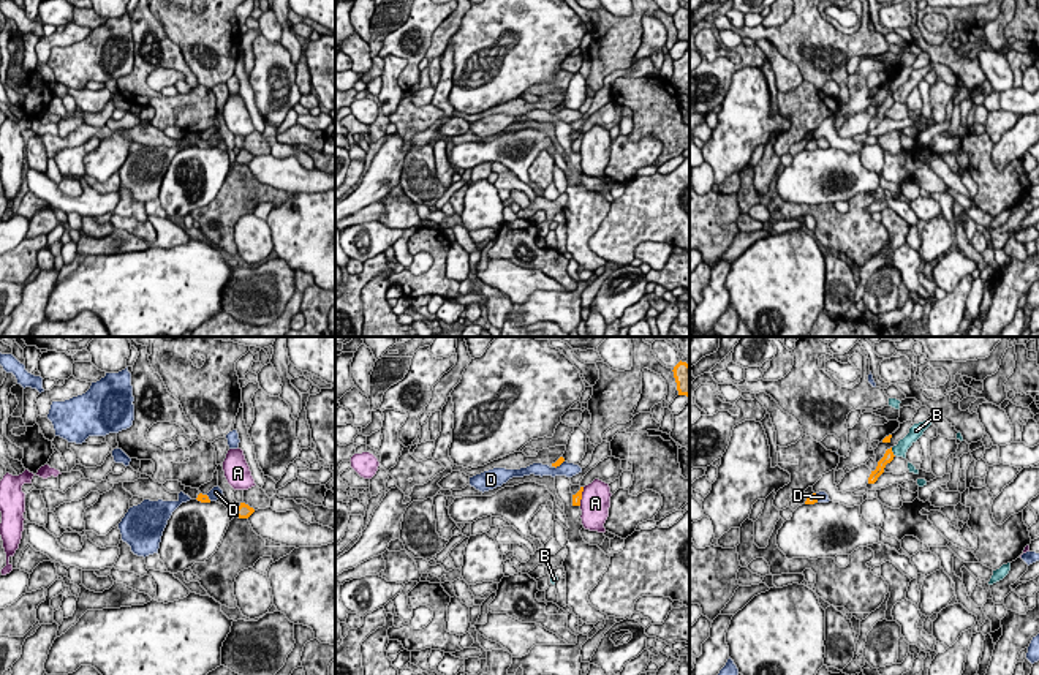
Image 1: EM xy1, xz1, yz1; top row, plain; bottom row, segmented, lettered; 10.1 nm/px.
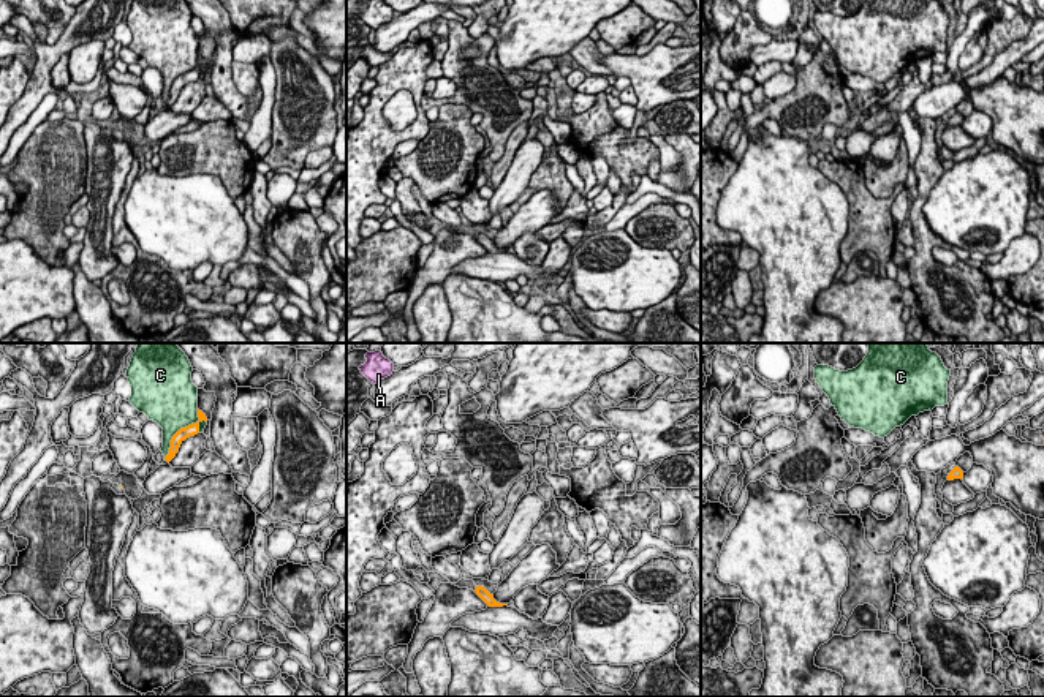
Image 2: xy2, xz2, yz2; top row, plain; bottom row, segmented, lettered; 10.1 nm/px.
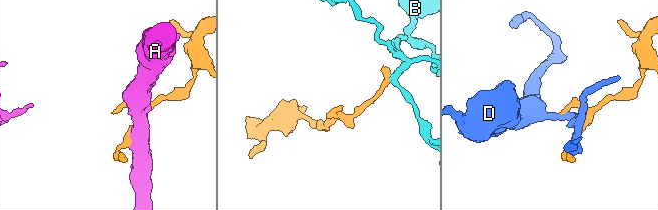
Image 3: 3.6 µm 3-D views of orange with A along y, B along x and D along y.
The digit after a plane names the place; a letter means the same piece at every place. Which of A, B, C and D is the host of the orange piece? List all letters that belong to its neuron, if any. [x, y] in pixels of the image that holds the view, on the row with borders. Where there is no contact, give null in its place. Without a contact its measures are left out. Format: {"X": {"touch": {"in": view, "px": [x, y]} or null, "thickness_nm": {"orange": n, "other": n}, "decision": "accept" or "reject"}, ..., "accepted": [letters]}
{"A": {"touch": {"in": "xz1", "px": [581, 497]}, "thickness_nm": {"orange": 100, "other": 300}, "decision": "reject"}, "B": {"touch": {"in": "yz1", "px": [892, 452]}, "thickness_nm": {"orange": 100, "other": 140}, "decision": "reject"}, "C": {"touch": {"in": "xy2", "px": [179, 430]}, "thickness_nm": {"orange": 120, "other": 480}, "decision": "reject"}, "D": {"touch": {"in": "xz1", "px": [559, 465]}, "thickness_nm": {"orange": 70, "other": 140}, "decision": "reject"}, "accepted": []}

